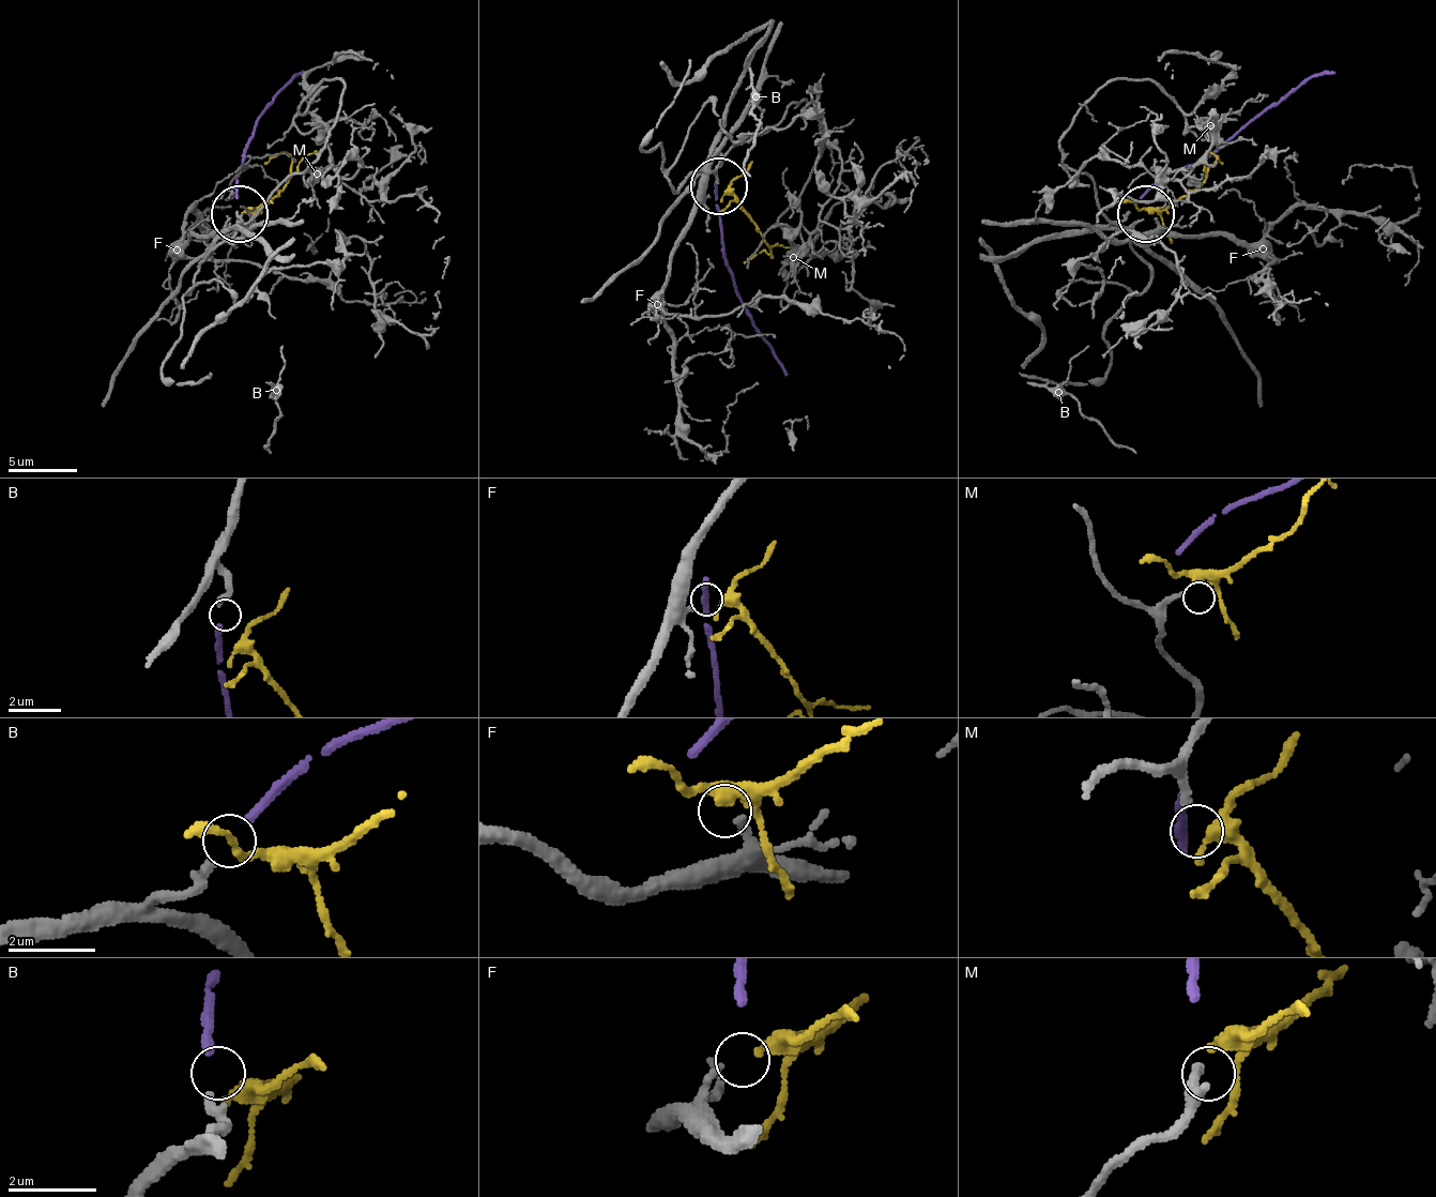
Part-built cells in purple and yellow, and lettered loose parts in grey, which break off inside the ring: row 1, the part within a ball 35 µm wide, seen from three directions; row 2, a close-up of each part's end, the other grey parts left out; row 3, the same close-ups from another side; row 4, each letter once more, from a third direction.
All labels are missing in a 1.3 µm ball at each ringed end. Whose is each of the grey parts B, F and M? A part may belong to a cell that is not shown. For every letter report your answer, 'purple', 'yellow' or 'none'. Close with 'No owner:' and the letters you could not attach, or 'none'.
B: purple
F: yellow
M: none
No owner: M

